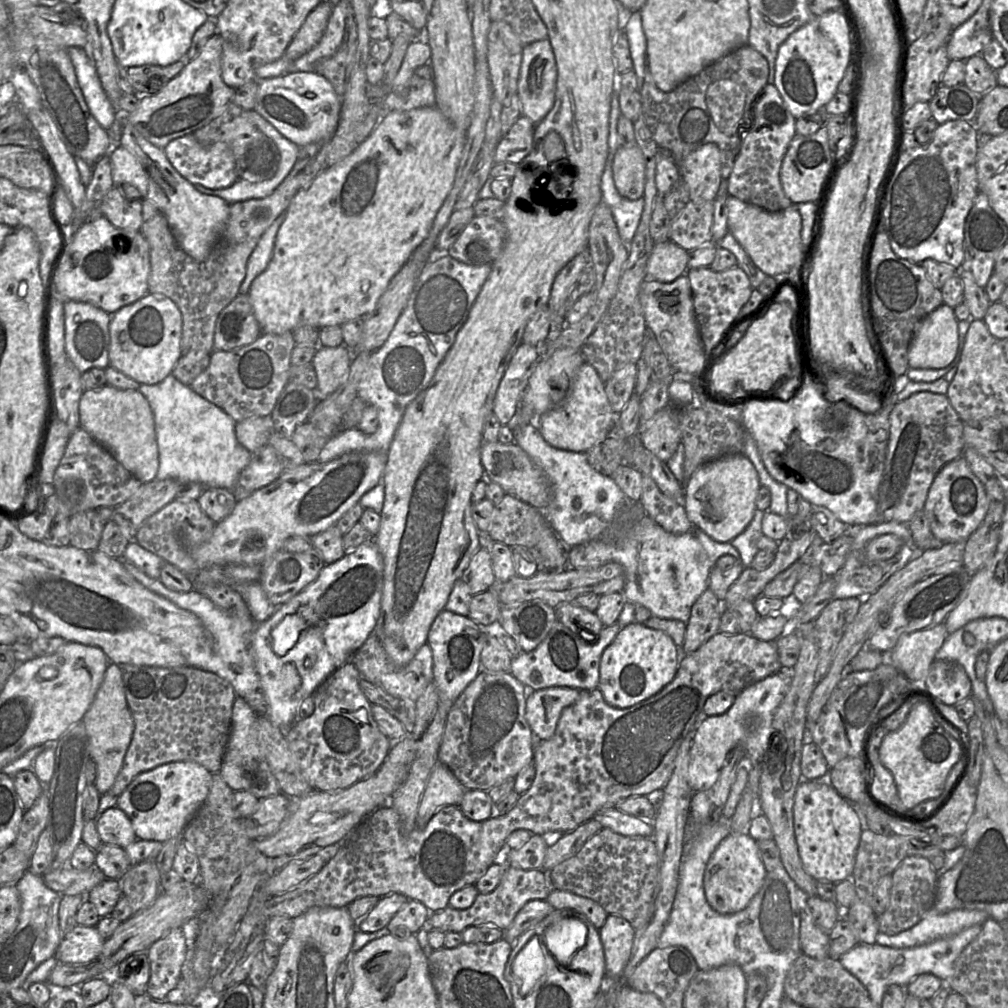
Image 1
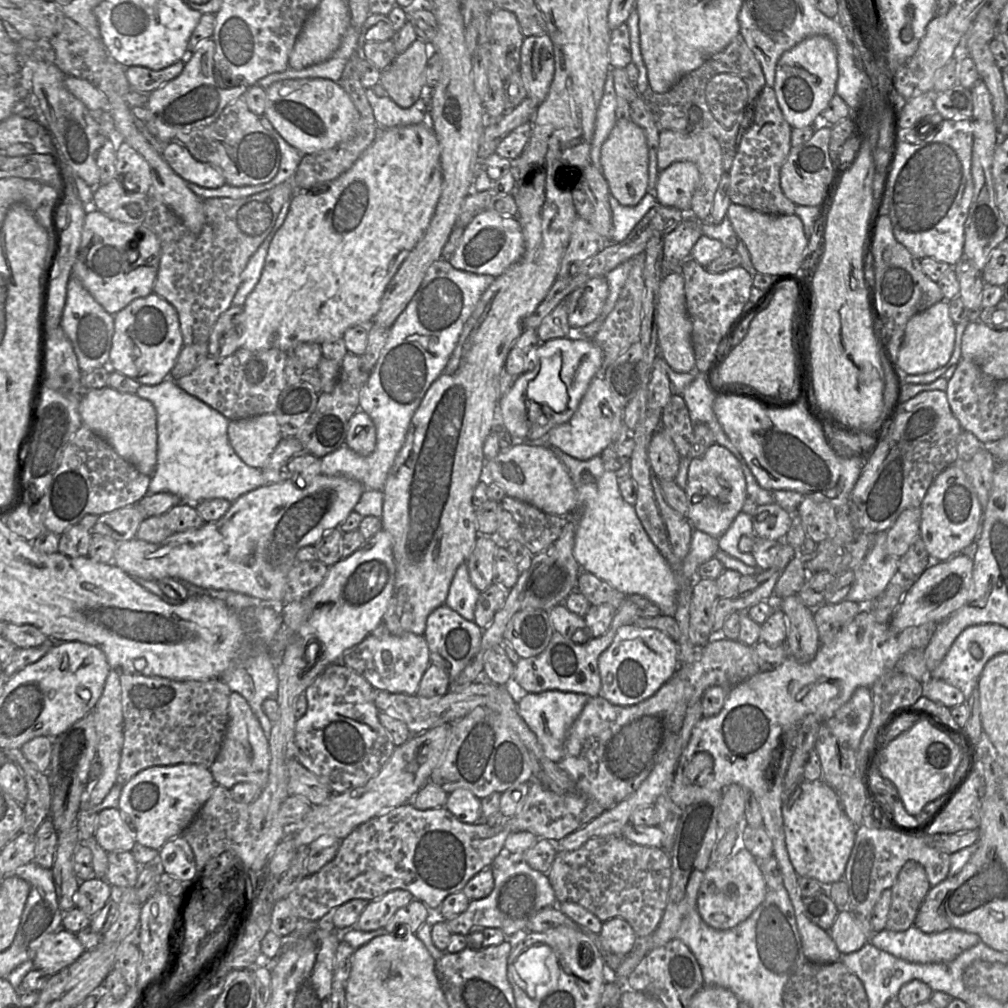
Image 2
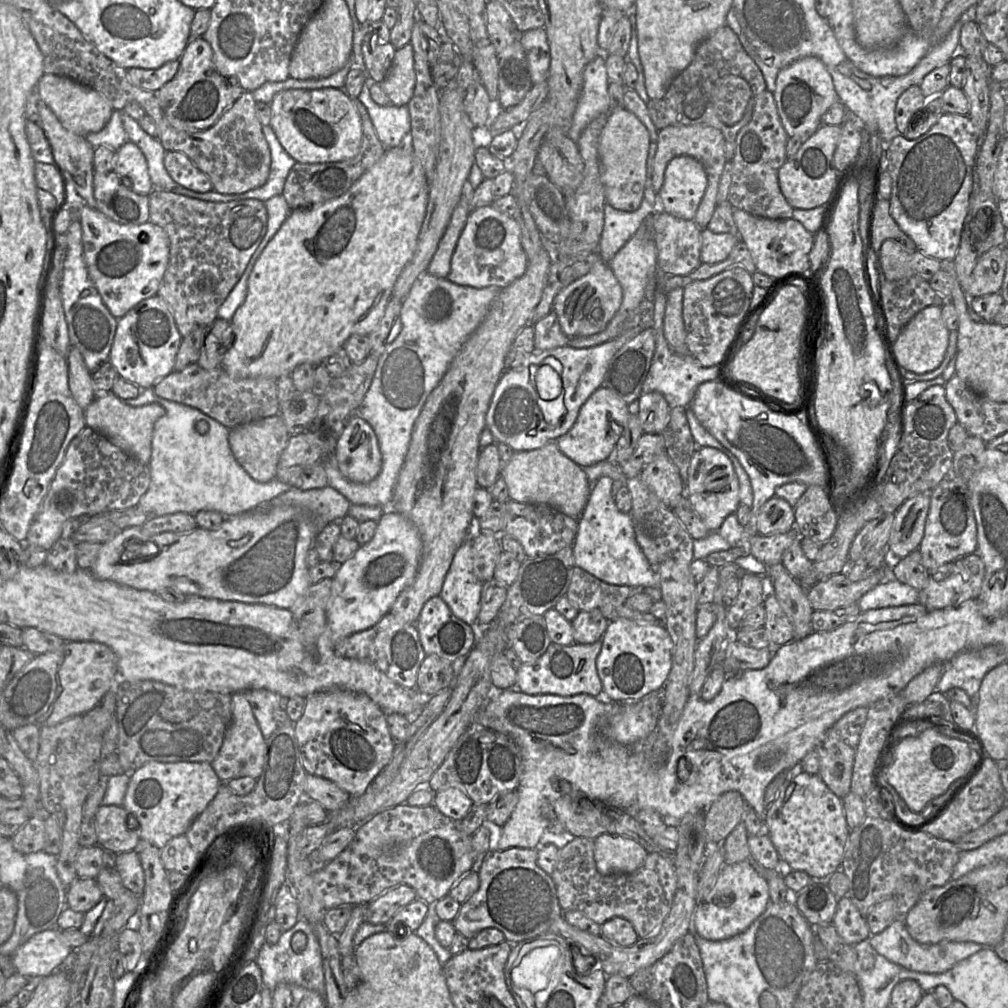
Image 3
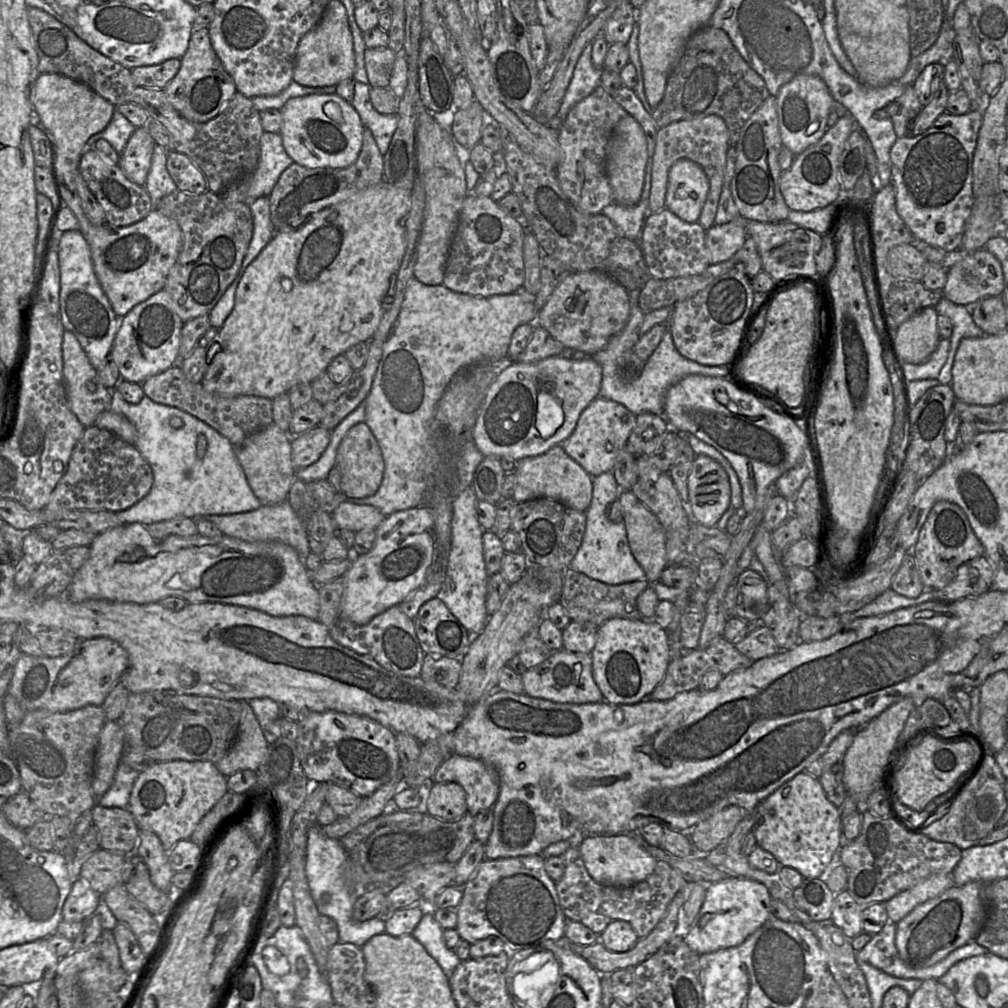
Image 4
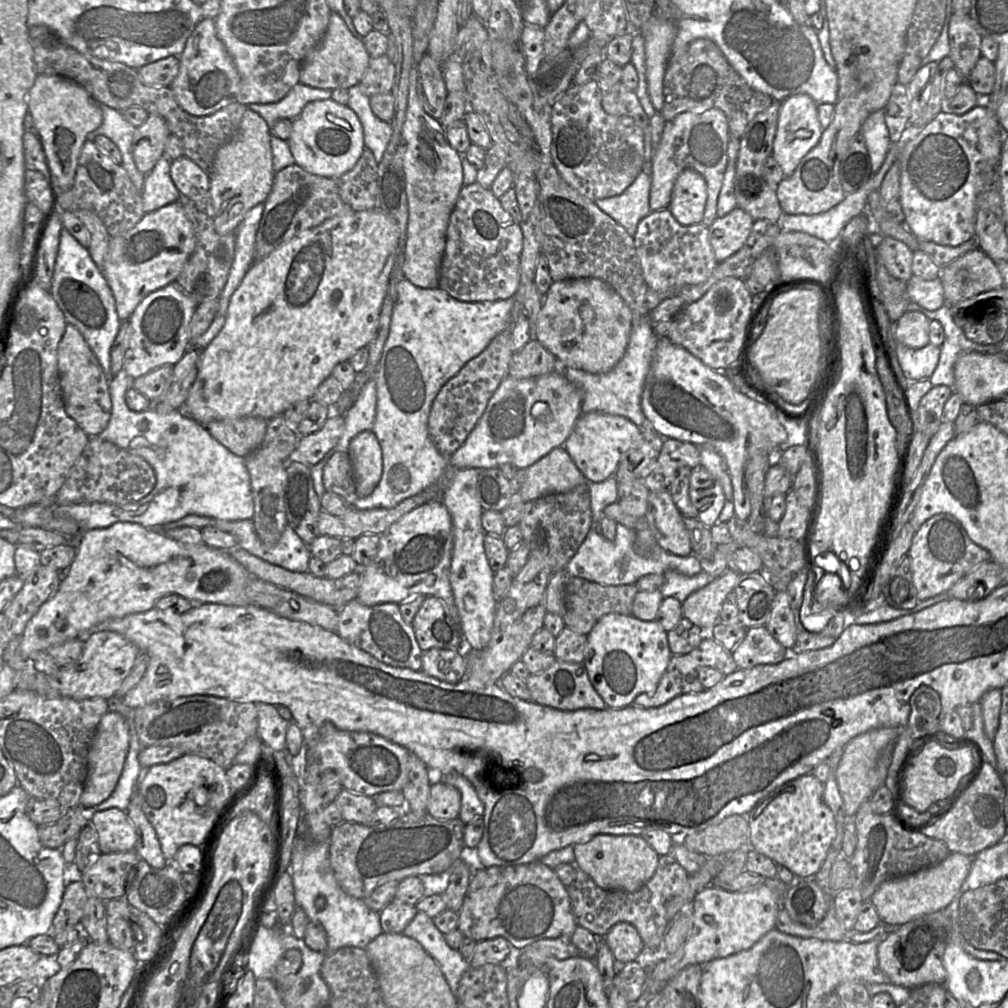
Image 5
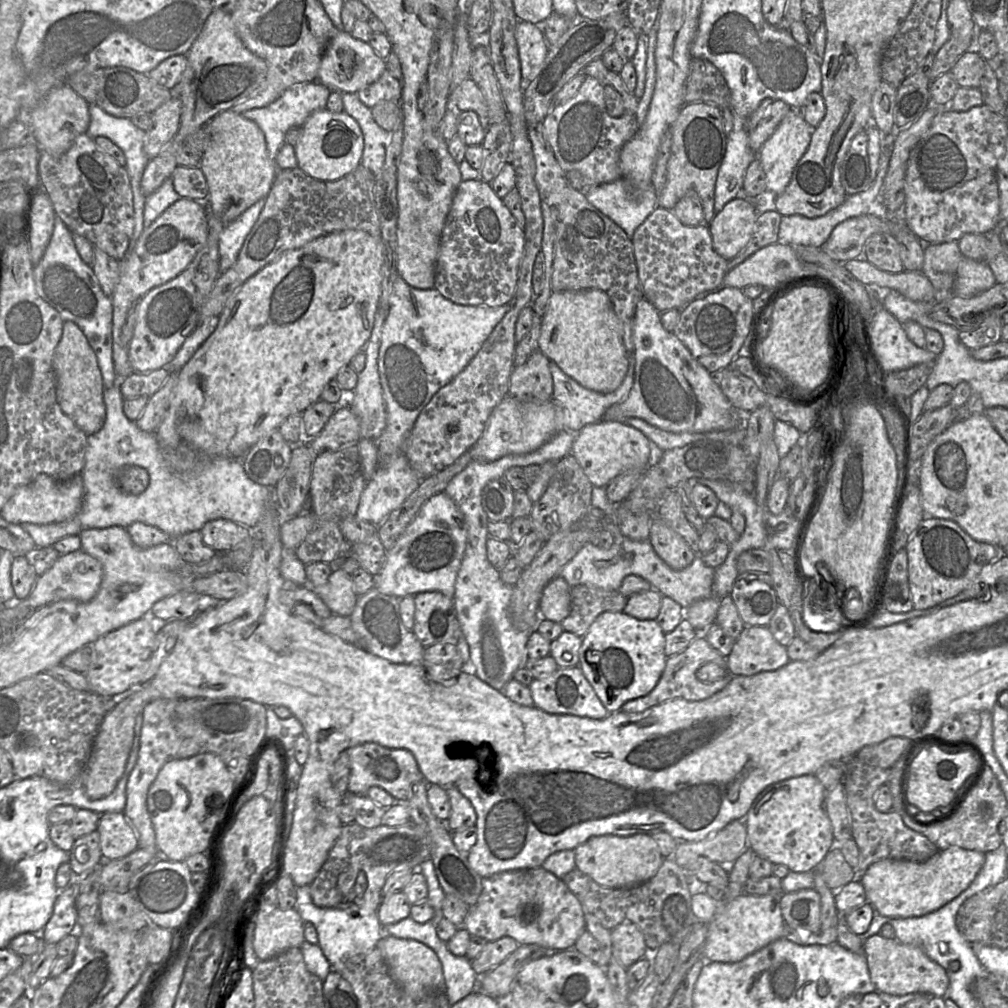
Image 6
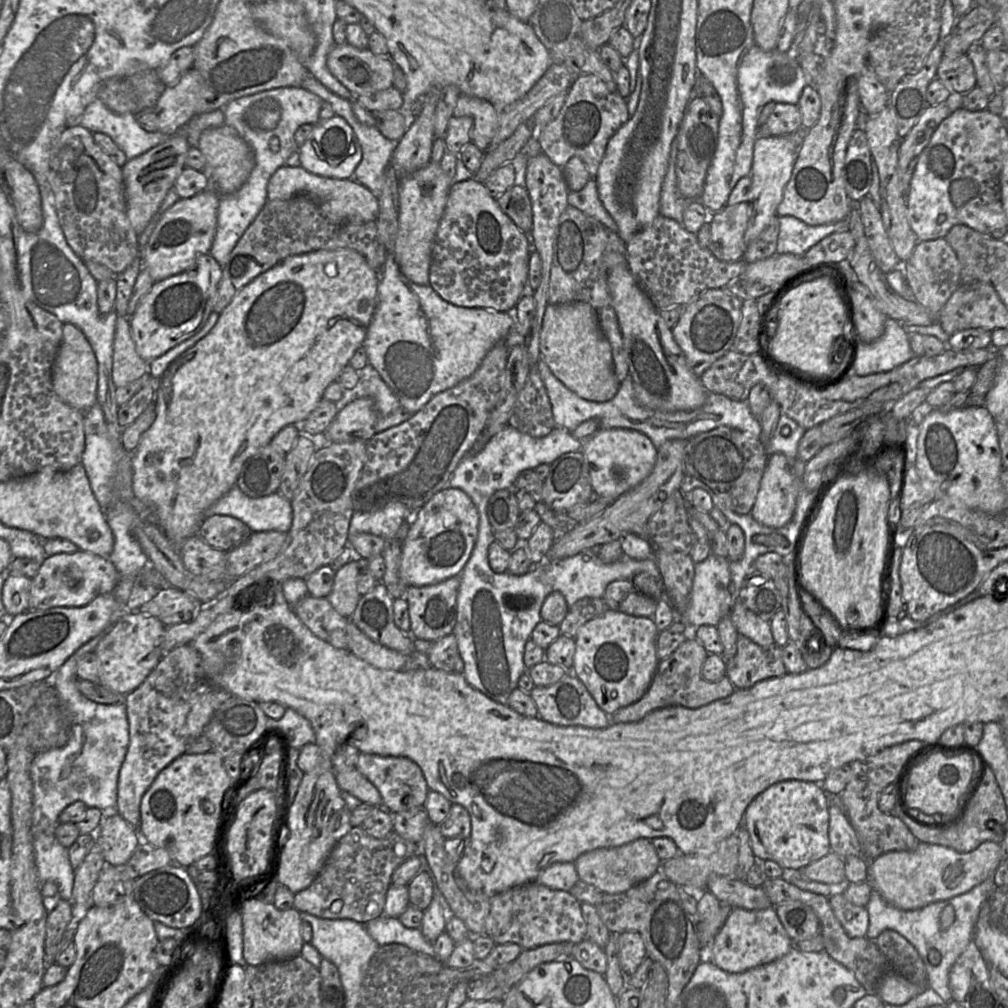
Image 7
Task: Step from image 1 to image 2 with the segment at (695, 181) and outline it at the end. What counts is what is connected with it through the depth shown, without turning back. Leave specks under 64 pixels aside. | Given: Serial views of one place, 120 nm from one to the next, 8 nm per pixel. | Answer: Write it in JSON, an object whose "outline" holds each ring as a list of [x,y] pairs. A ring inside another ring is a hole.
{"outline":[[[674,130],[661,131],[659,133],[659,147],[657,152],[659,172],[665,170],[672,163],[679,161],[694,163],[700,173],[700,179],[691,199],[691,211],[687,214],[694,215],[702,222],[707,221],[710,218],[714,196],[724,173],[720,144],[714,136],[707,133],[689,135]]]}

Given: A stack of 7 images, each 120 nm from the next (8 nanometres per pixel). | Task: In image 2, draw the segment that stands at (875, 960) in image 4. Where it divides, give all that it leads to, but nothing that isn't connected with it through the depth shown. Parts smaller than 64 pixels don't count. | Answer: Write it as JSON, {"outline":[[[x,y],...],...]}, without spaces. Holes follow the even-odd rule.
{"outline":[[[912,925],[903,932],[884,929],[873,934],[869,942],[879,950],[887,952],[896,958],[911,963],[928,964],[950,962],[965,950],[978,945],[980,941],[981,939],[978,935],[962,930],[948,929],[939,933],[926,934]]]}

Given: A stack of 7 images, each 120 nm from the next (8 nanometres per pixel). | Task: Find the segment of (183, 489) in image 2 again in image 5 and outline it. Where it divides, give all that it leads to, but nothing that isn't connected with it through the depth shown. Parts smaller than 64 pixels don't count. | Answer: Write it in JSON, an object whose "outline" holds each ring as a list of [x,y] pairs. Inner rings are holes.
{"outline":[[[123,368],[109,378],[111,416],[105,430],[97,437],[146,460],[156,477],[153,490],[141,500],[123,505],[91,503],[57,506],[61,512],[57,514],[75,520],[81,533],[108,528],[119,522],[156,529],[188,515],[226,521],[253,520],[254,502],[245,458],[233,454],[219,443],[203,424],[181,410],[158,413],[152,406],[143,412],[130,410],[125,395],[132,380]],[[144,421],[148,427],[142,431],[139,424]],[[173,426],[177,427],[175,432],[172,432]],[[135,437],[144,437],[148,446],[131,449],[130,443]]]}

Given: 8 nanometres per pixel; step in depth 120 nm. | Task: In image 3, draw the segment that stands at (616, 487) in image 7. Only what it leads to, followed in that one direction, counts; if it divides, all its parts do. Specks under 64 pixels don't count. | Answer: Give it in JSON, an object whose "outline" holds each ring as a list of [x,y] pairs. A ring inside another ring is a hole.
{"outline":[[[604,386],[599,387],[581,407],[573,427],[556,441],[560,451],[581,468],[610,460],[627,426],[630,406]]]}

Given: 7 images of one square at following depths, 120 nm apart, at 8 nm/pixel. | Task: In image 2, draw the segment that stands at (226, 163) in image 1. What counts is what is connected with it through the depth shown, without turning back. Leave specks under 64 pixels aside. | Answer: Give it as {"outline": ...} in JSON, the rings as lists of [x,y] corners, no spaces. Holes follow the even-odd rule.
{"outline":[[[171,141],[164,144],[162,155],[174,172],[186,182],[209,189],[226,184],[224,176],[216,167],[196,160],[181,143]]]}

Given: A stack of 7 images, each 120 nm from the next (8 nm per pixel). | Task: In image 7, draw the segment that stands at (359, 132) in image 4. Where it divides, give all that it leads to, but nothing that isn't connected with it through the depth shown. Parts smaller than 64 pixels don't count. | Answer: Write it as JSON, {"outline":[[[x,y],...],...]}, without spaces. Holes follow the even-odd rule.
{"outline":[[[337,115],[329,120],[319,120],[313,126],[311,135],[298,149],[301,167],[322,177],[351,179],[362,159],[362,149],[351,126]]]}

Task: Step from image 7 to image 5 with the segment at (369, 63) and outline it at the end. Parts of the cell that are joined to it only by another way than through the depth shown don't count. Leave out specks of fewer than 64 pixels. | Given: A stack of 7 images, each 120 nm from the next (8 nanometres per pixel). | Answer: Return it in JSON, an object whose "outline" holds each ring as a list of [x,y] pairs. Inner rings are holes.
{"outline":[[[331,12],[325,35],[320,43],[308,53],[302,63],[299,82],[325,90],[348,89],[361,82],[370,58],[363,38],[353,35],[343,18],[335,12]]]}

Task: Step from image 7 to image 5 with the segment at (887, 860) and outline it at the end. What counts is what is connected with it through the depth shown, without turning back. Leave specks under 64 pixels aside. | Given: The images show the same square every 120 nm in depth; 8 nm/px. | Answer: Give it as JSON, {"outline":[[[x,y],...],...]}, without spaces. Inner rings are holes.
{"outline":[[[950,853],[944,861],[935,866],[883,882],[870,899],[877,910],[880,922],[887,925],[903,925],[921,916],[945,909],[966,880],[972,858],[960,853]]]}

